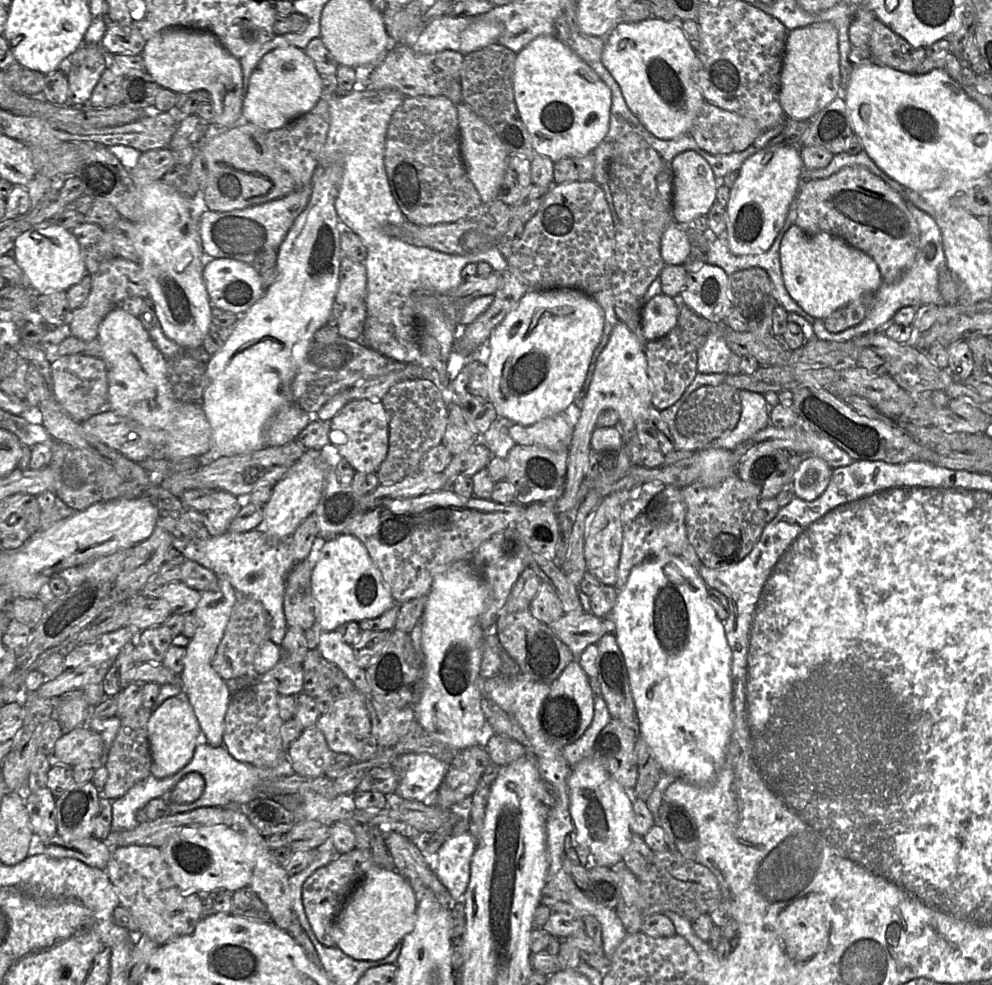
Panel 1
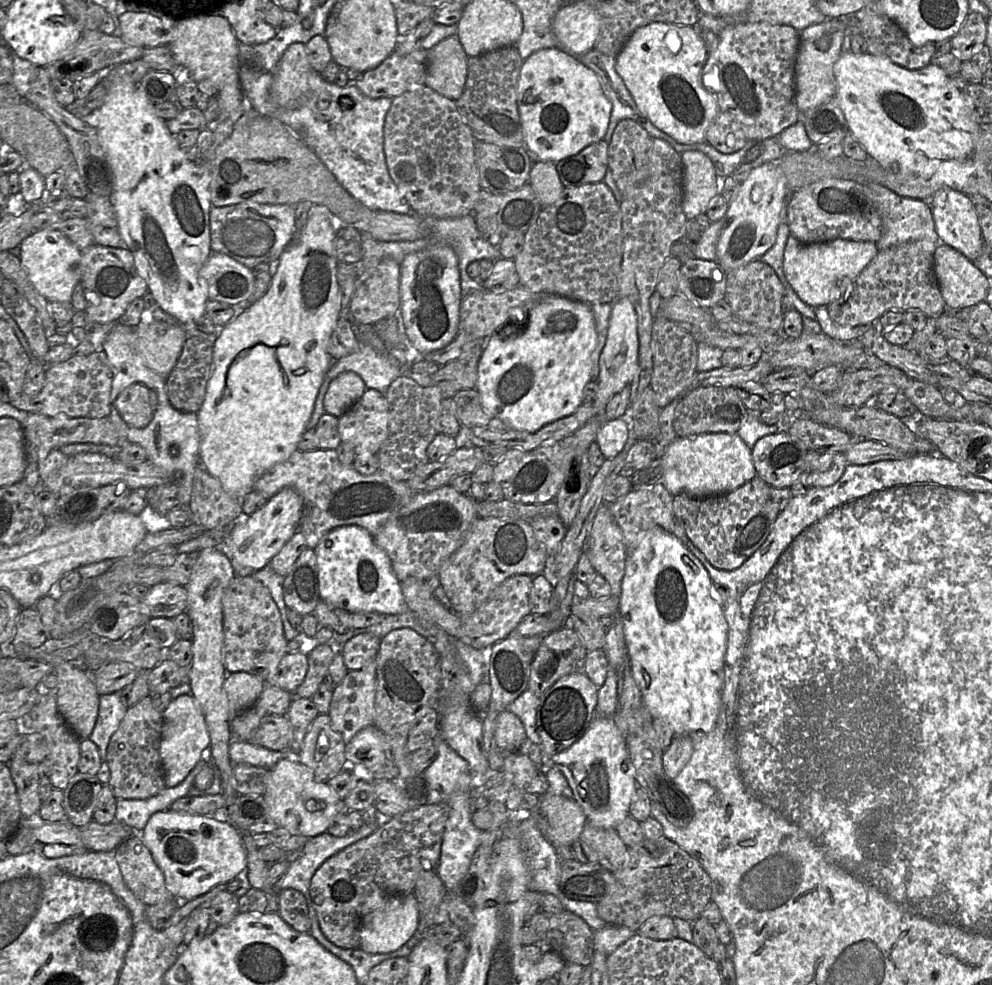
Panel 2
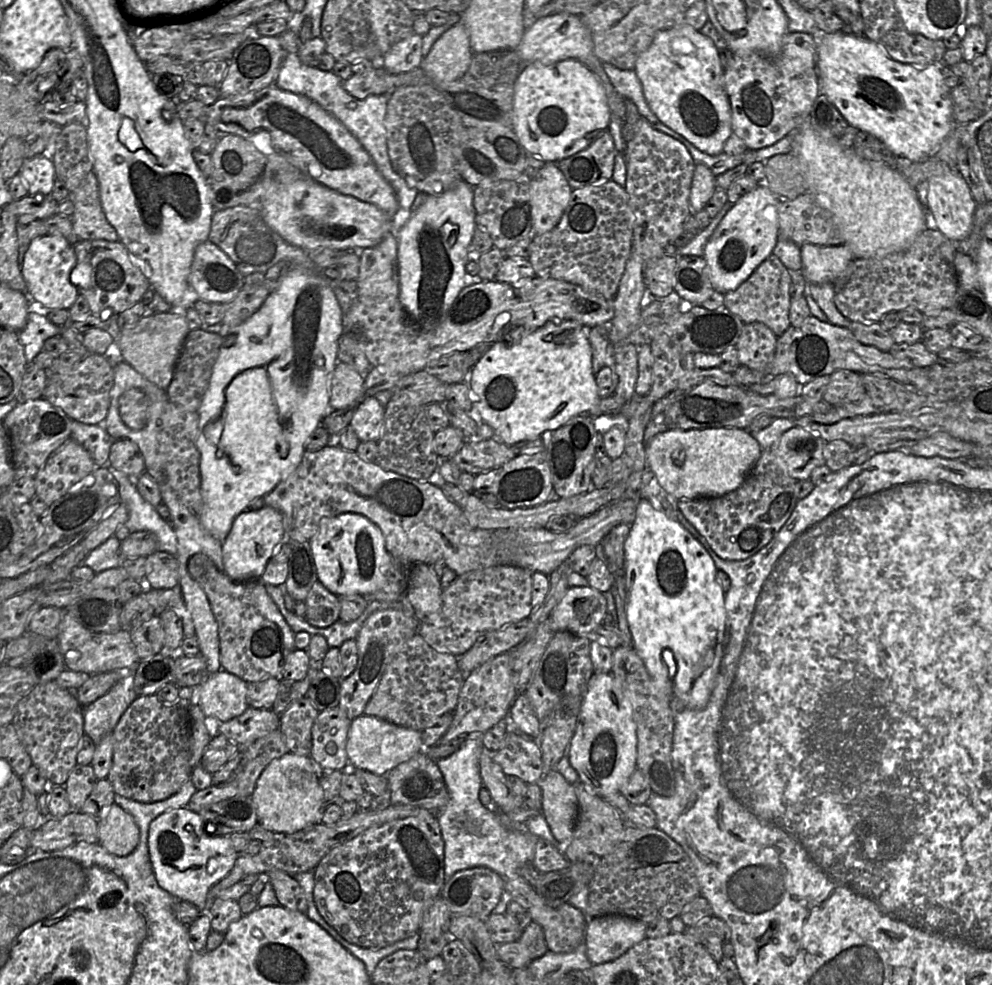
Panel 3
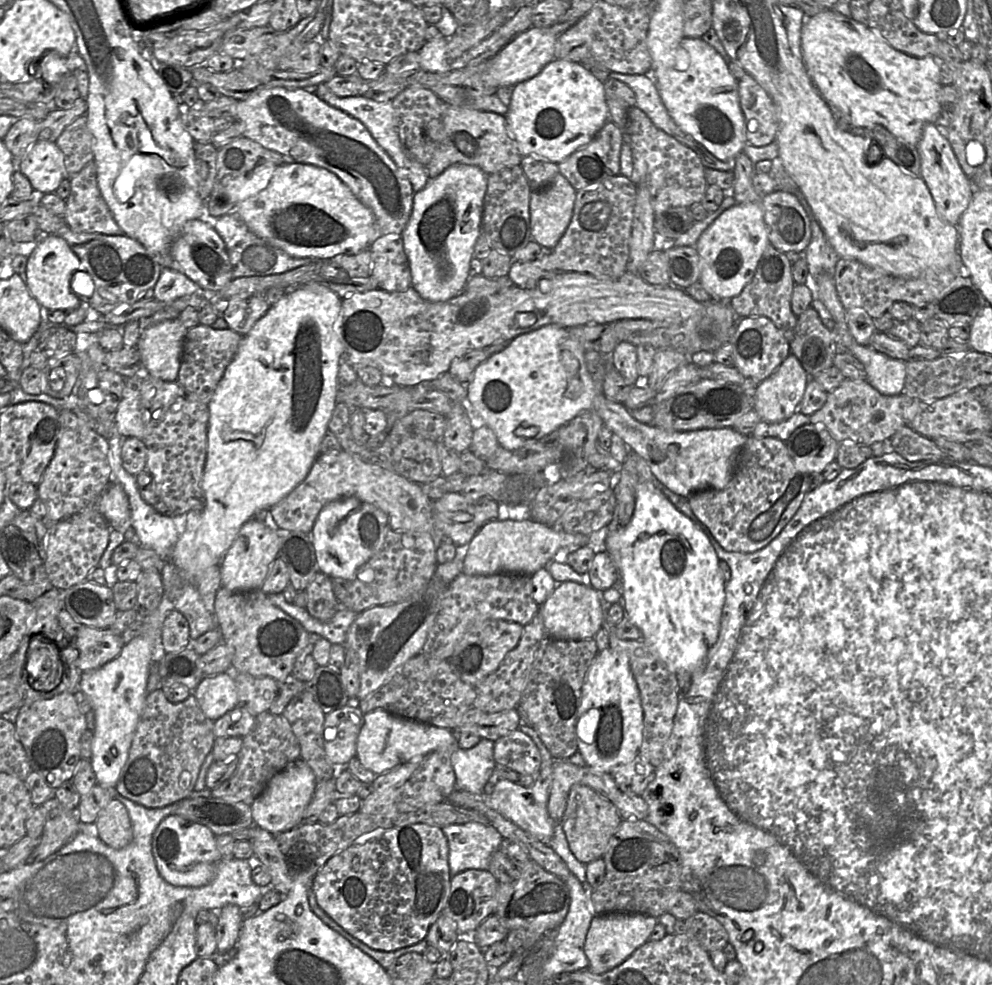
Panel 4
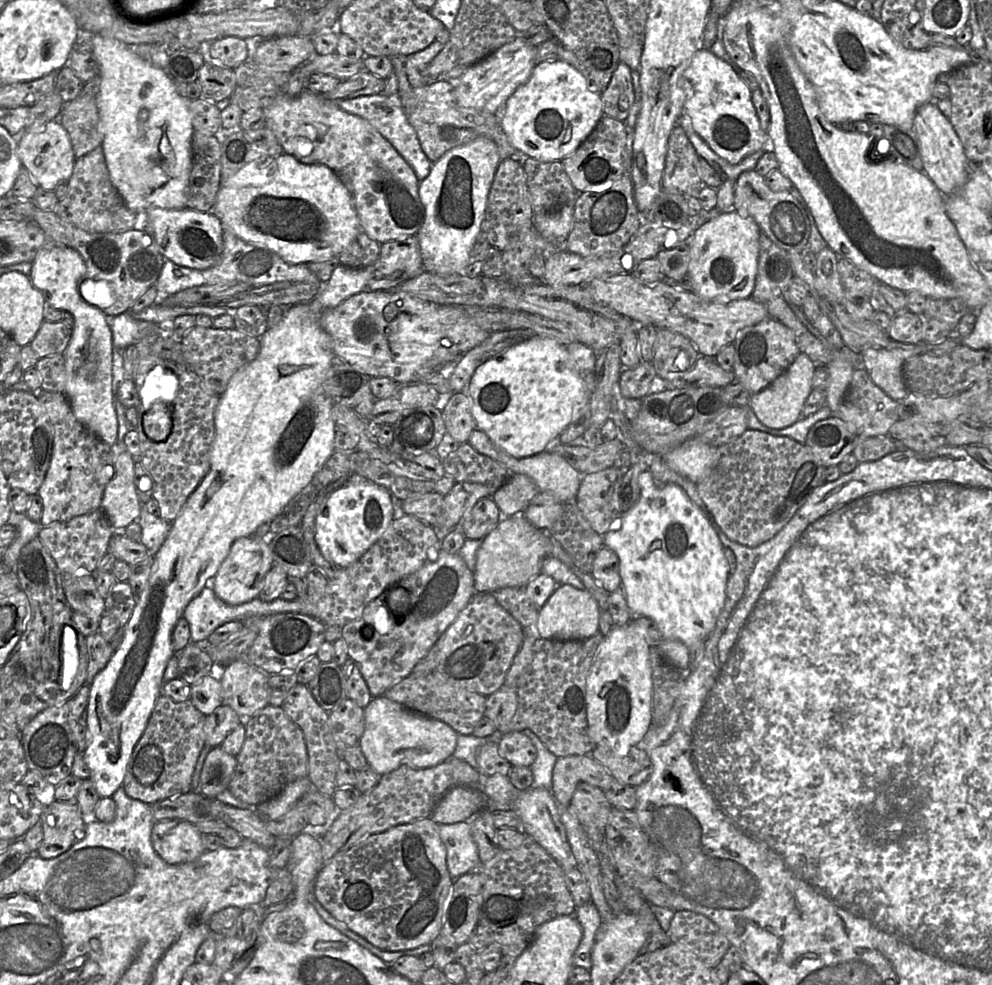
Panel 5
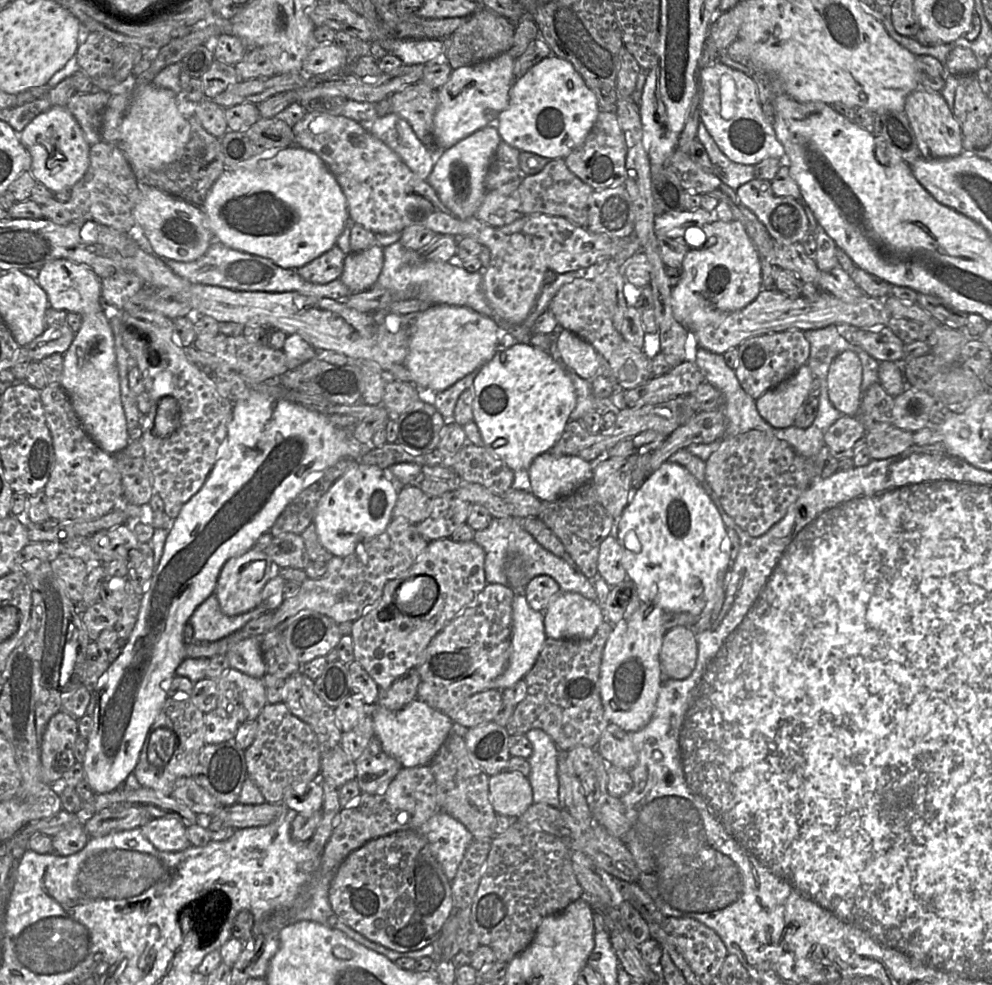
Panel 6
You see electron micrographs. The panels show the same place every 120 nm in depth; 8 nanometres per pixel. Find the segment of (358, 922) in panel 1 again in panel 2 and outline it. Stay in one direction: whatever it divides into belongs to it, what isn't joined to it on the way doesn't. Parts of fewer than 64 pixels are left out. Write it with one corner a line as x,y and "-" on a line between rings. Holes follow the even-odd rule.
376,889
362,906
359,948
371,954
393,952
415,934
418,924
419,904
413,893
386,895
380,889

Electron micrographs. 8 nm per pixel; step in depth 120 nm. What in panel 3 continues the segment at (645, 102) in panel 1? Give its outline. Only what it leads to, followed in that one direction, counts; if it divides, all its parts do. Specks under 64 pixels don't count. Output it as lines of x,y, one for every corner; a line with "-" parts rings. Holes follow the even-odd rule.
689,25
662,30
638,57
633,70
641,82
650,109
666,126
707,154
724,152
723,146
733,133
731,106
724,88
724,67
719,50
709,37

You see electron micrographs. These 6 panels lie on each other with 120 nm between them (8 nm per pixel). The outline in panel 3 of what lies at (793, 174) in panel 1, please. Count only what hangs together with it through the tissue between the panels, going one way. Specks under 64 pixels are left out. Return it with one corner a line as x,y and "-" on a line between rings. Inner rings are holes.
760,183
736,201
720,221
703,255
715,290
725,294
736,289
772,253
779,236
778,201
769,187

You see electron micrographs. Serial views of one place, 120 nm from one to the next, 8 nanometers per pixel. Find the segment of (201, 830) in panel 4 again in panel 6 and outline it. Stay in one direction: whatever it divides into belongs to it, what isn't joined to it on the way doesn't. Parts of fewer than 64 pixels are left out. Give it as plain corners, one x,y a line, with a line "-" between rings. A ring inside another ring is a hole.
175,818
151,819
141,830
143,835
163,852
179,852
191,846
187,827

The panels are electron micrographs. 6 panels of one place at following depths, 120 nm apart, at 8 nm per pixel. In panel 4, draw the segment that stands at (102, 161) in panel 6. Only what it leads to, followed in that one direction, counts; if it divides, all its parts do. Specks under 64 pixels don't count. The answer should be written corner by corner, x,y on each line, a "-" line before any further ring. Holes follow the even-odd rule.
94,161
88,162
70,178
70,193
65,199
64,221
75,232
123,235
97,184

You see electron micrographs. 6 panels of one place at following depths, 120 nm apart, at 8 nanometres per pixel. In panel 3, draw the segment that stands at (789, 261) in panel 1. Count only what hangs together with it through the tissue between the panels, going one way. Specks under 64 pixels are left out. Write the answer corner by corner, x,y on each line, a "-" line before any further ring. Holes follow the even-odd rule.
805,243
799,246
801,271
808,283
834,282
855,258
851,249
845,245
815,245

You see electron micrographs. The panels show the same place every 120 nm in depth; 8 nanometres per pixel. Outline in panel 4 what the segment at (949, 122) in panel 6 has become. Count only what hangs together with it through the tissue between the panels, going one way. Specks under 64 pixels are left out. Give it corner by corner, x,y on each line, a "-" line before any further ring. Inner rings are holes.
935,123
924,126
917,147
921,160
920,176
931,192
937,212
943,220
958,226
975,192
971,179
963,171
948,138
941,134

